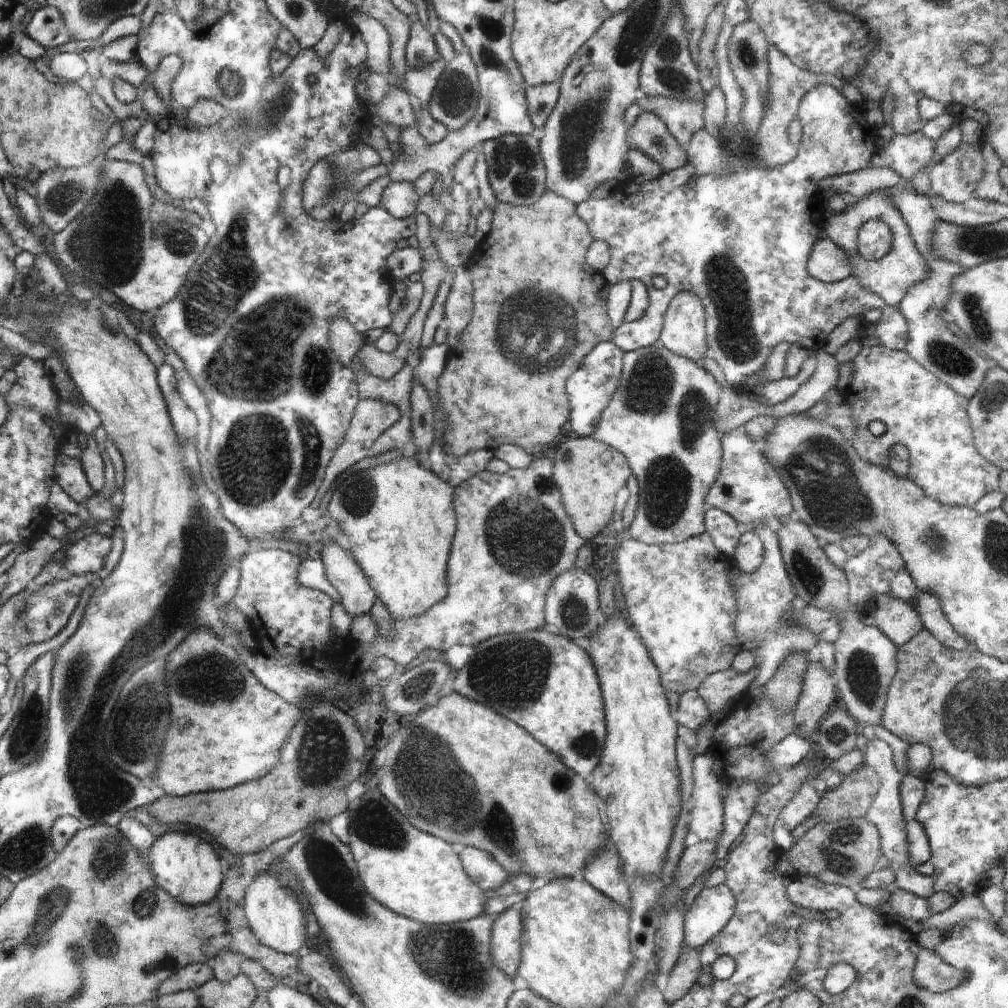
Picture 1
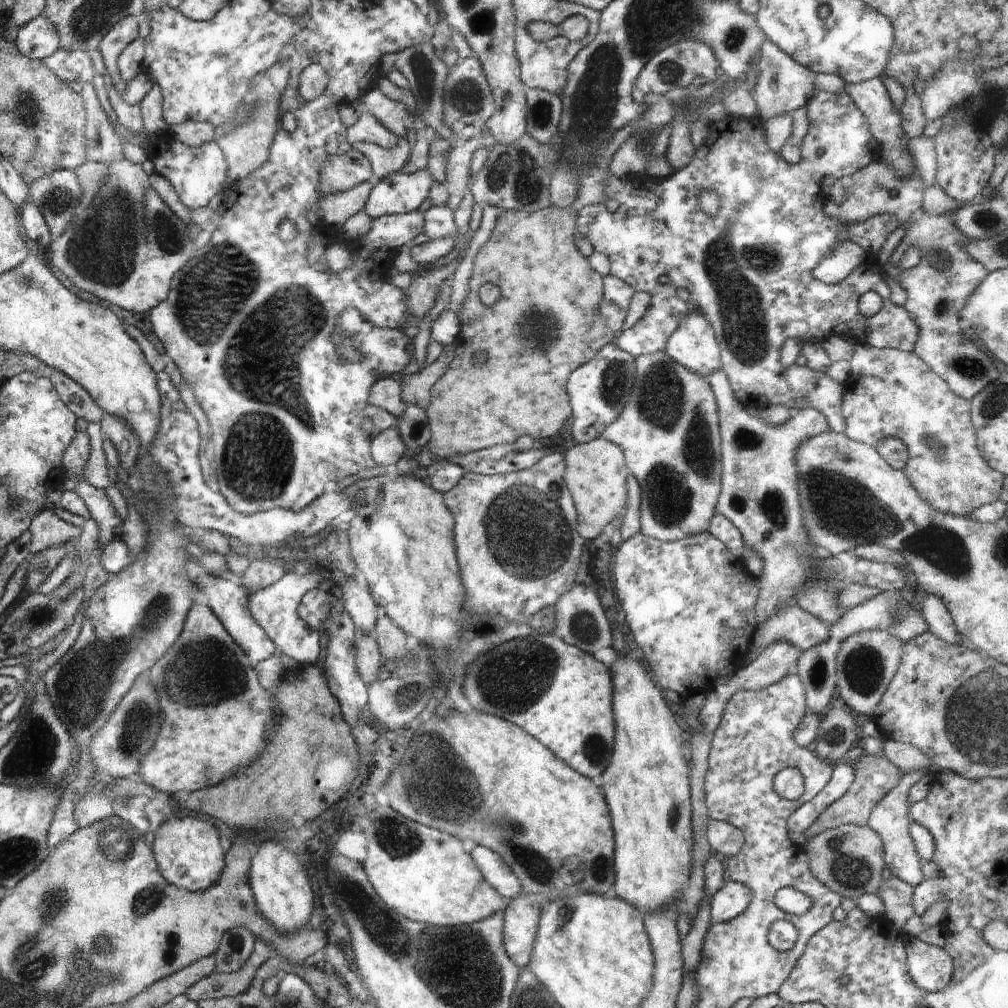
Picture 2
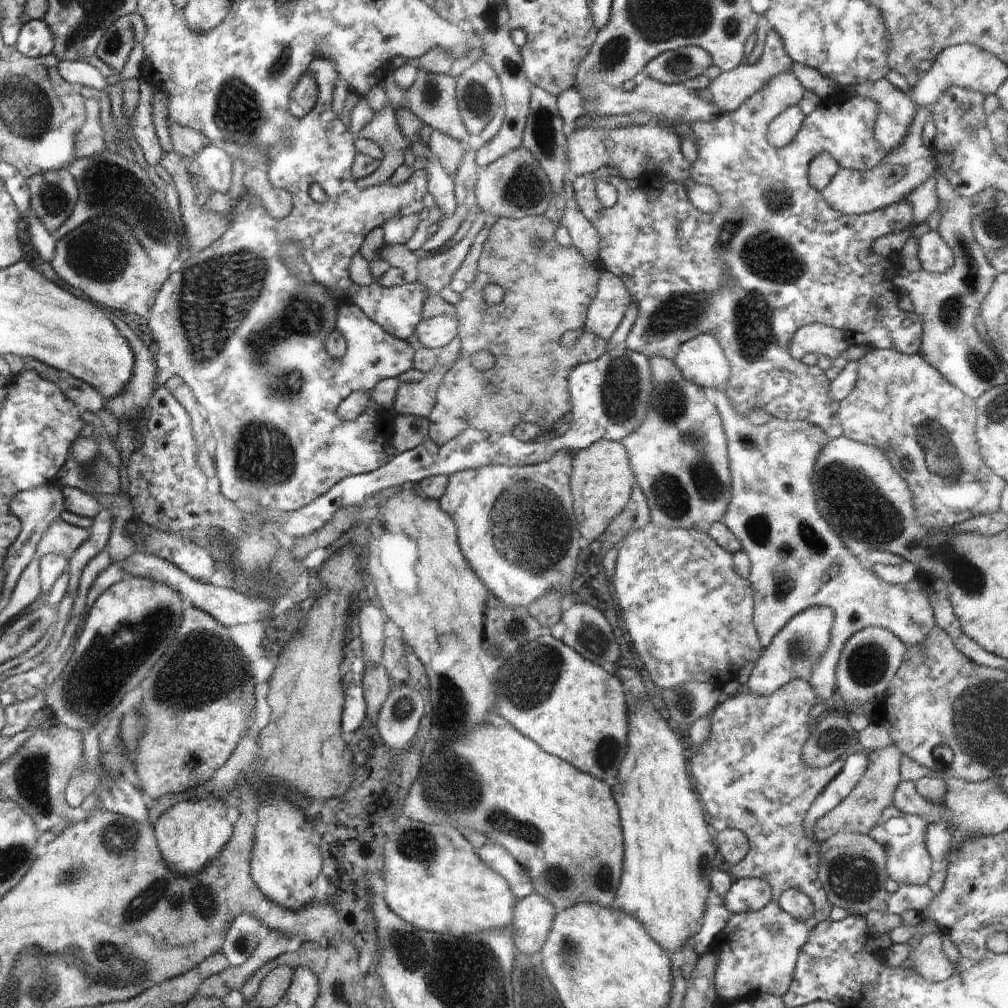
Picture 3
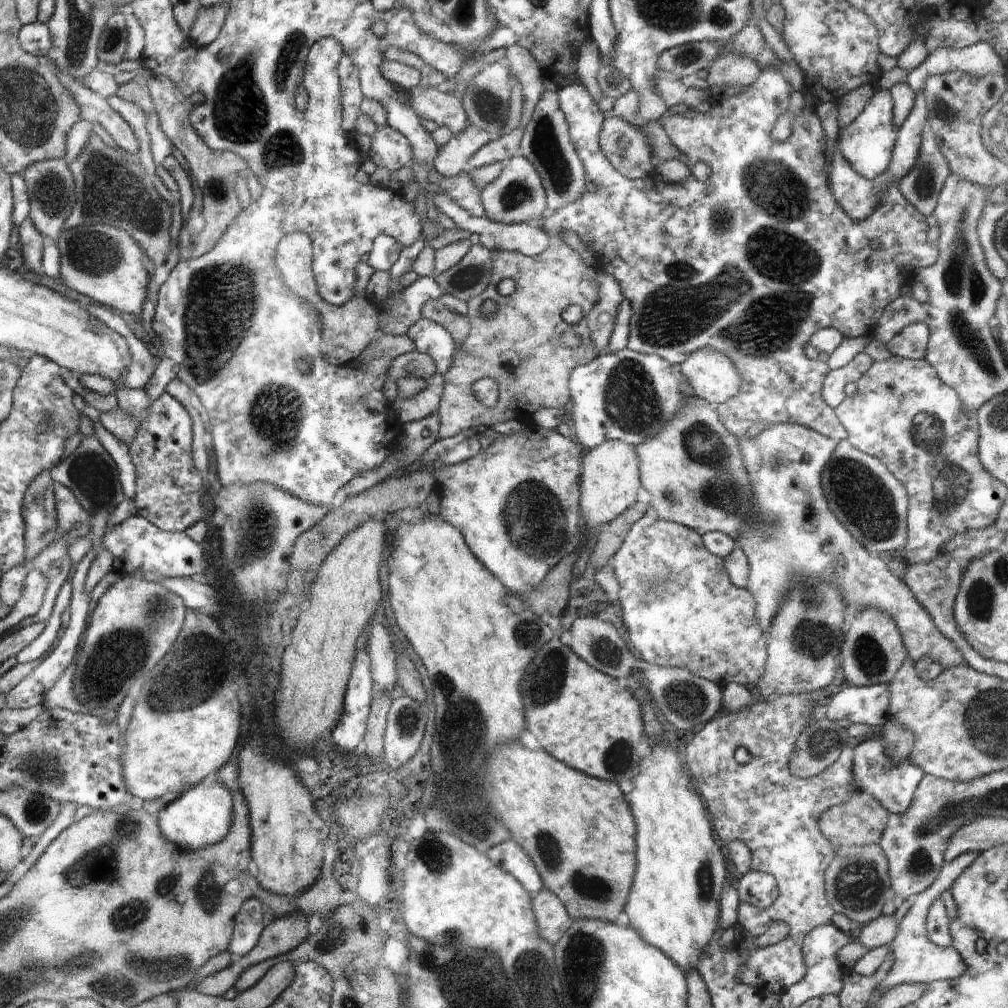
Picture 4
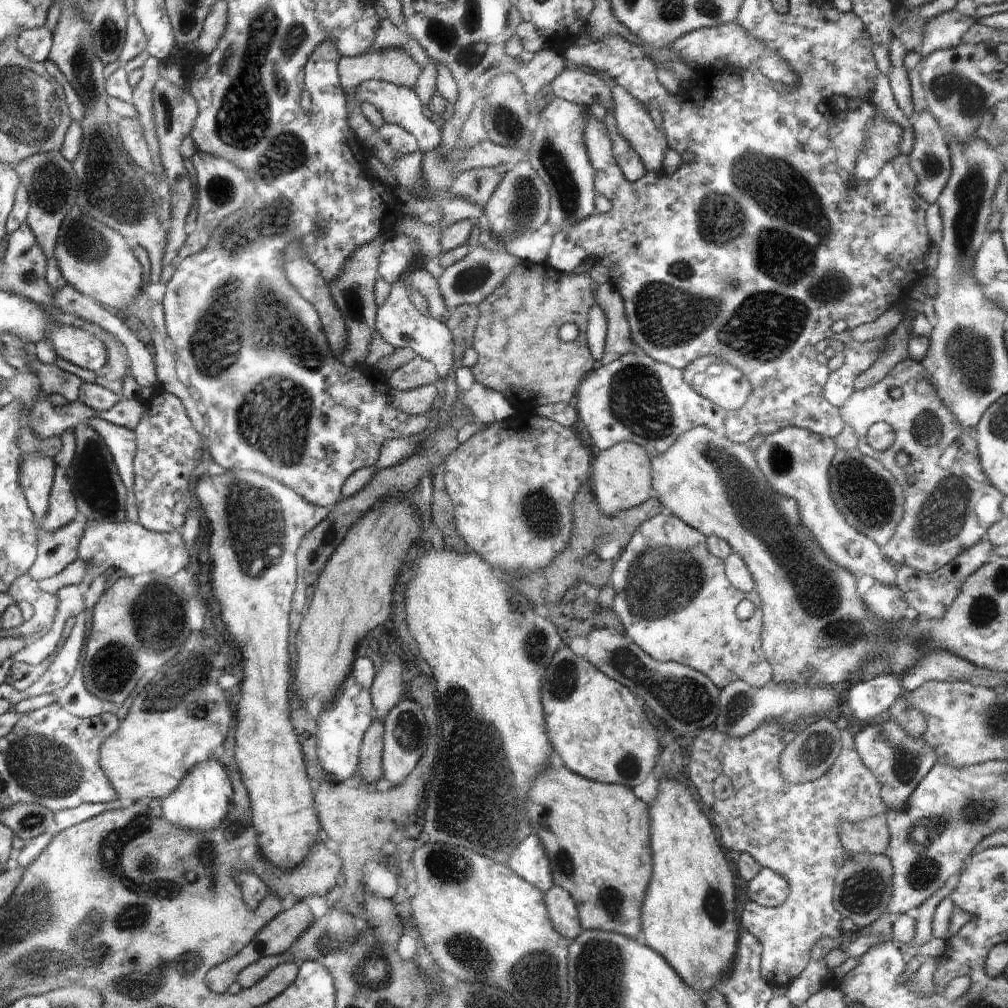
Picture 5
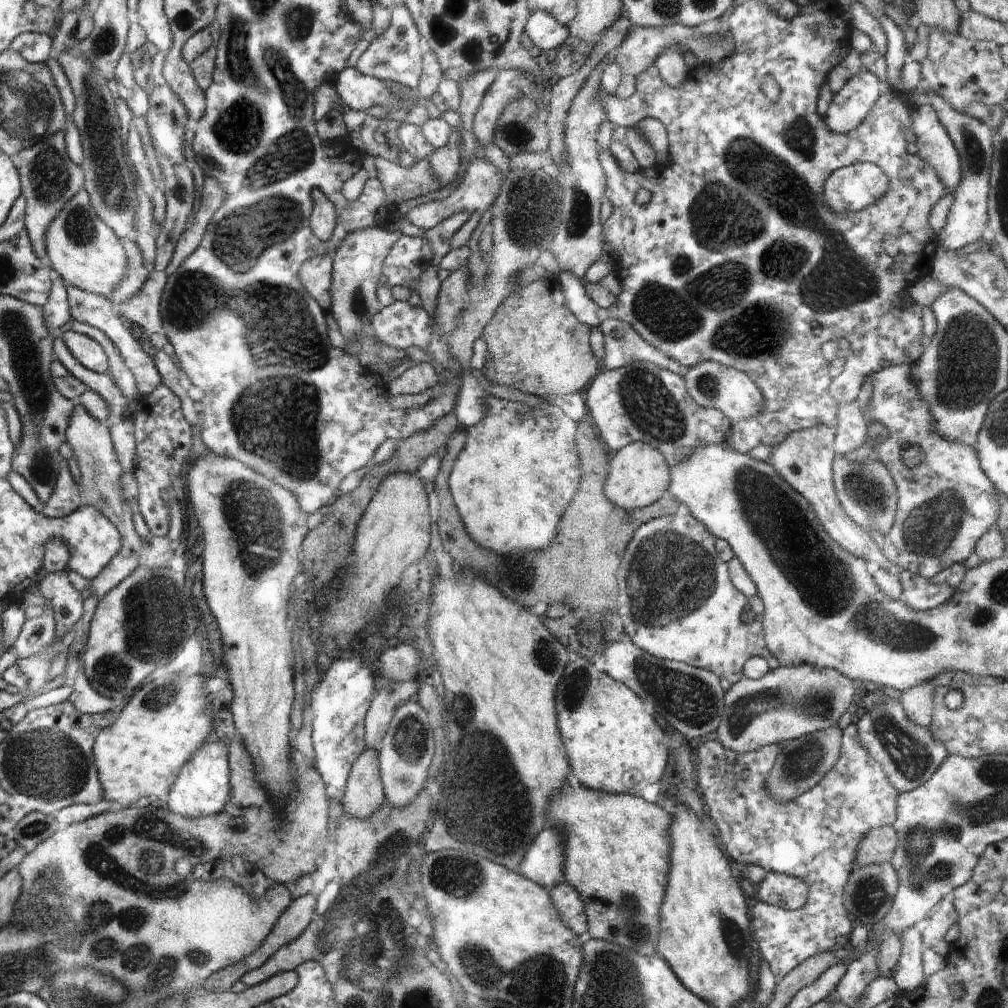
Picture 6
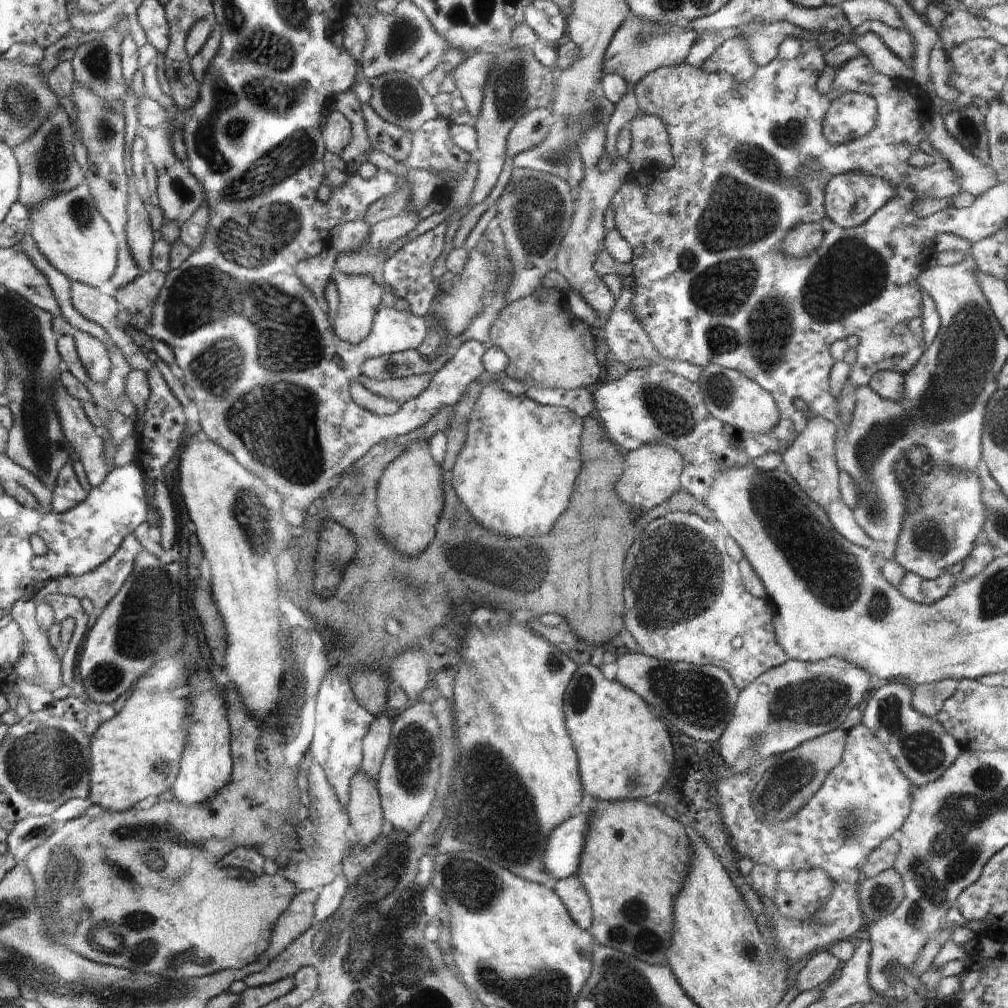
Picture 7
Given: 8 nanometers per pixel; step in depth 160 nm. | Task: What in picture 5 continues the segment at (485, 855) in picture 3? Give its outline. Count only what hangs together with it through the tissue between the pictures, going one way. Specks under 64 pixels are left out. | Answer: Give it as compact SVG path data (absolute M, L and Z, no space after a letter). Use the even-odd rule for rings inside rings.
M534 833L528 836L511 853L506 864L524 880L545 893L554 886L550 861L540 837Z

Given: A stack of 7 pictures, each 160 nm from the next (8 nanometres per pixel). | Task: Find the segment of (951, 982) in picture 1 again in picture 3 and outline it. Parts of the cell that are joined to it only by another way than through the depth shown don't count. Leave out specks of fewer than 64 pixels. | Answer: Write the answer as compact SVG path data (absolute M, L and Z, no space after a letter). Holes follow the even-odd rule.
M938 930L924 934L916 949L903 962L904 969L916 971L927 981L938 982L950 978L959 958L955 944L946 940L944 932Z

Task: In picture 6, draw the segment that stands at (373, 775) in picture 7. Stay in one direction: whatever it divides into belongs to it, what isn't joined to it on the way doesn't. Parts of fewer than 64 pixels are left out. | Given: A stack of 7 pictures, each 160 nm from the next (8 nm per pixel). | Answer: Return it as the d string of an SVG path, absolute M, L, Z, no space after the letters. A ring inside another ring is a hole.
M415 678L403 682L379 682L365 717L365 748L378 750L381 747L382 736L386 734L396 708L416 694L420 681Z

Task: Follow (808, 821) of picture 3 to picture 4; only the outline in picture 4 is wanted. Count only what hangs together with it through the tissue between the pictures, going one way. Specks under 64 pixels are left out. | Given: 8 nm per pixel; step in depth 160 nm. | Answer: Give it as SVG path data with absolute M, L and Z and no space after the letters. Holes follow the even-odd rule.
M882 736L864 740L854 748L854 776L859 789L871 794L889 813L905 813L913 801L913 791L919 785L925 772L909 758L894 764L885 751Z

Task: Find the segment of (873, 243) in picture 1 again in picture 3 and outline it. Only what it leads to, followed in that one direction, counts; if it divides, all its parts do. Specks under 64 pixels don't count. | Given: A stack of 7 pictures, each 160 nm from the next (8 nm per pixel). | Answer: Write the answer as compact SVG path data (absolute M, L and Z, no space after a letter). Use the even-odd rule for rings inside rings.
M792 73L776 74L776 76L772 76L758 92L754 92L736 110L729 113L721 113L714 122L707 123L701 120L684 122L684 120L669 118L659 118L653 121L653 124L663 129L670 129L676 132L681 138L690 136L698 144L698 158L690 166L690 180L698 184L708 185L716 190L720 204L718 204L718 210L712 212L712 214L704 214L704 212L700 212L700 210L696 210L692 206L686 194L686 184L670 181L658 182L654 176L646 178L646 173L640 174L639 178L632 179L607 176L606 181L614 186L617 192L617 201L611 207L604 207L598 197L596 197L596 176L594 176L594 173L572 177L572 182L578 208L582 210L582 214L584 214L590 221L590 224L594 226L596 232L598 232L599 259L602 260L602 264L606 266L607 271L613 272L614 276L618 276L622 280L626 286L626 290L632 294L633 301L638 304L638 318L625 340L625 347L628 350L647 357L664 357L673 361L676 354L678 354L678 350L680 350L680 346L682 346L682 342L688 342L690 338L698 336L698 334L710 334L722 346L722 350L730 365L730 378L727 382L725 392L728 394L728 399L731 400L731 404L736 412L746 417L750 411L760 409L765 410L772 418L776 419L788 419L791 421L807 420L810 424L822 428L833 439L843 435L843 428L837 415L839 402L830 398L830 381L826 377L826 372L825 370L820 370L820 367L809 367L801 361L794 360L788 352L788 344L790 344L790 340L798 328L812 323L819 323L820 327L826 326L842 329L847 333L856 332L856 334L866 334L868 336L868 347L870 348L892 349L906 354L919 354L923 335L922 321L916 313L906 312L900 308L898 304L899 293L893 285L895 265L890 262L888 257L880 256L872 248L872 242L877 238L887 234L896 234L896 232L902 232L902 230L908 230L911 227L914 229L916 225L912 224L912 205L907 200L900 200L900 202L891 204L888 208L875 210L866 214L847 214L832 208L821 192L812 188L812 185L809 183L809 164L815 156L823 152L828 152L838 162L840 168L847 168L848 170L864 172L872 170L874 166L878 166L882 162L882 158L887 154L873 133L874 122L876 122L876 116L878 116L878 105L874 100L870 100L870 98L851 97L850 100L838 106L836 104L825 106L821 103L818 108L814 108L810 114L805 115L802 128L788 146L776 148L768 142L767 130L770 122L783 110L791 106L796 106L802 100L804 91L803 86Z

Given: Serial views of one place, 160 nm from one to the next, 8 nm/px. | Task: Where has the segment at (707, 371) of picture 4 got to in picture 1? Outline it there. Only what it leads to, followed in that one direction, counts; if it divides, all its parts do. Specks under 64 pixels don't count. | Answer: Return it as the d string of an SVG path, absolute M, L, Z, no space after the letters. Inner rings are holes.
M678 292L670 299L659 339L667 350L690 360L707 355L705 311L694 292Z

